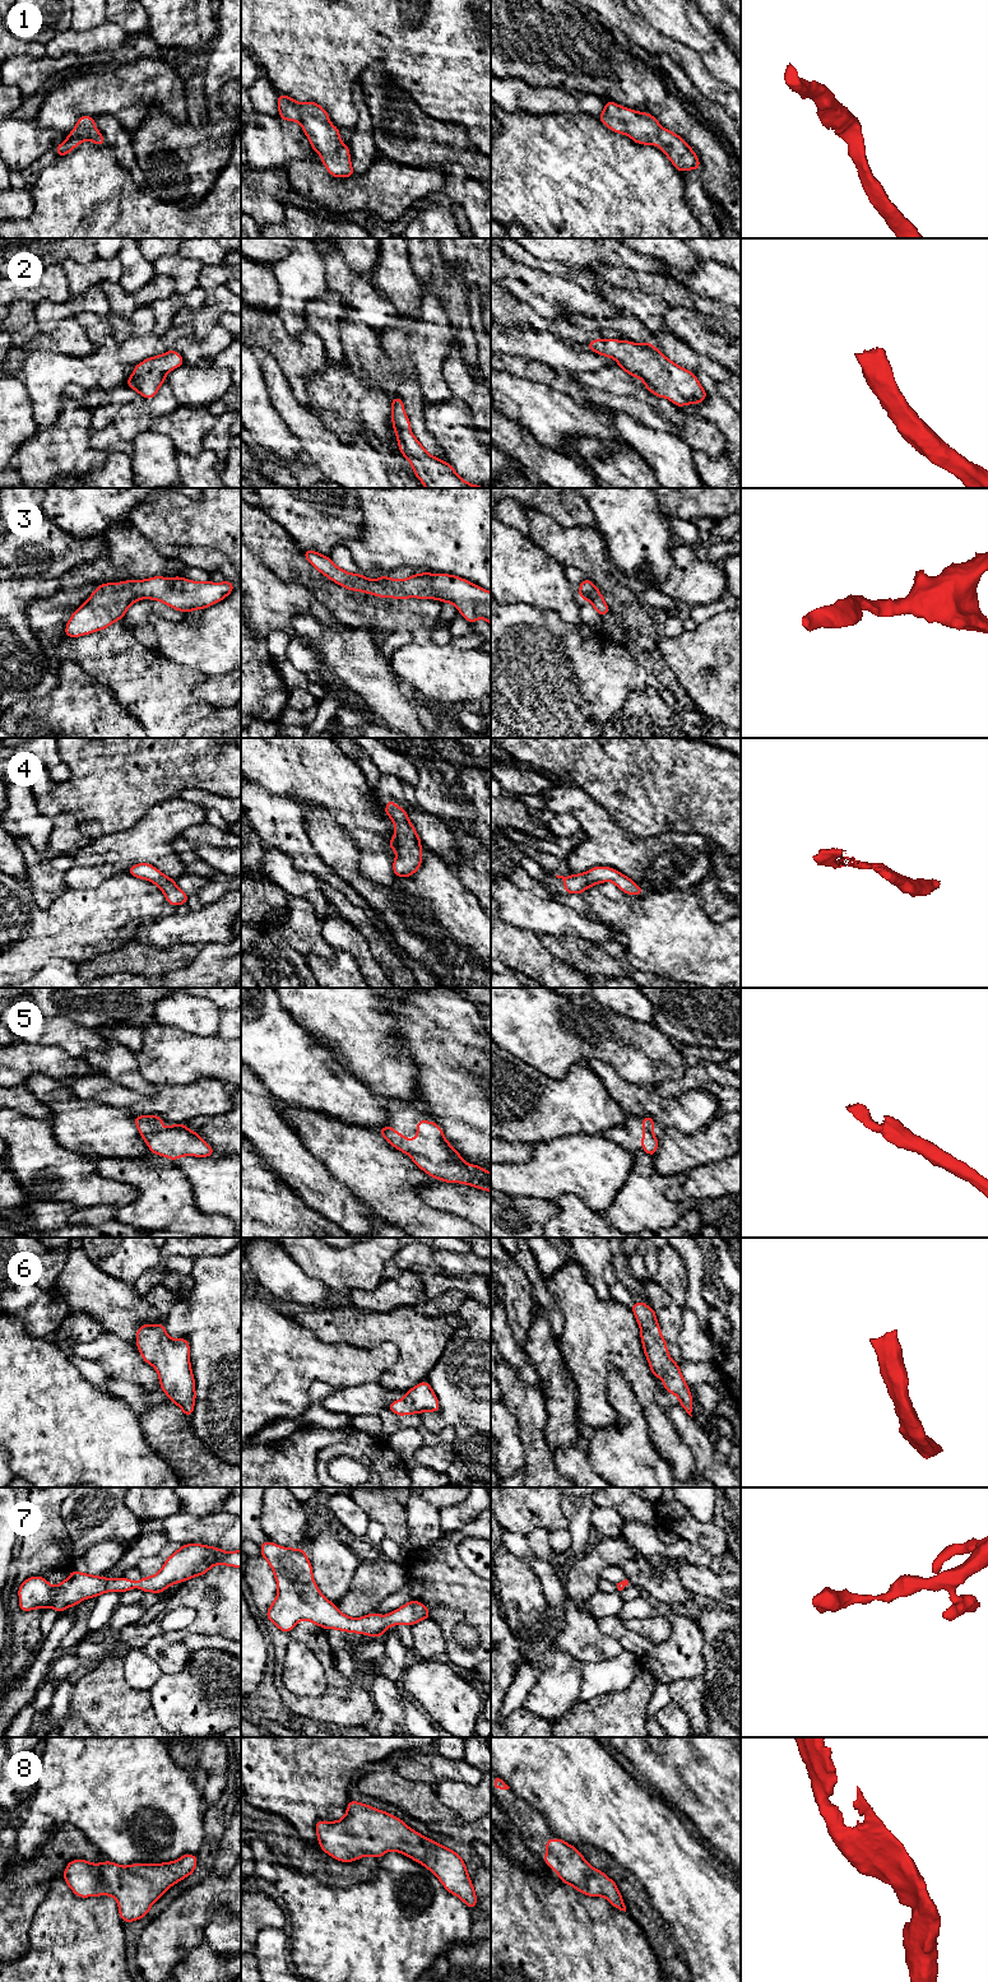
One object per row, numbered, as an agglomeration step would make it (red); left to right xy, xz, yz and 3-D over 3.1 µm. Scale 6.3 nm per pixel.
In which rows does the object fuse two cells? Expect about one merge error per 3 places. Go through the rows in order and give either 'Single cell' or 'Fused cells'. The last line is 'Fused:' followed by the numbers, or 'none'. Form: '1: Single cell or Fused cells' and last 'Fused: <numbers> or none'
1: Single cell
2: Single cell
3: Single cell
4: Single cell
5: Single cell
6: Single cell
7: Single cell
8: Single cell
Fused: none

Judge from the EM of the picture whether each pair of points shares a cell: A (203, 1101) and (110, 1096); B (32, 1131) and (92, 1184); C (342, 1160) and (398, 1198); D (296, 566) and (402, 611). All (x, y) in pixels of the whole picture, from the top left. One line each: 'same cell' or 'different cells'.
A: same cell
B: same cell
C: same cell
D: same cell

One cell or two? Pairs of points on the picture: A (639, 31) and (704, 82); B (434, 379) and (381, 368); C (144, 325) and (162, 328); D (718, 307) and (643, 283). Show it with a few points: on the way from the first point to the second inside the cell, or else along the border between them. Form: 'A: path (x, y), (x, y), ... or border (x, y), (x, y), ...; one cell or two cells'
A: path (655, 42), (676, 50), (691, 65); one cell
B: border (412, 372), (425, 402); two cells
C: border (148, 306), (154, 318), (153, 332); two cells
D: path (699, 302), (686, 301), (662, 286); one cell

